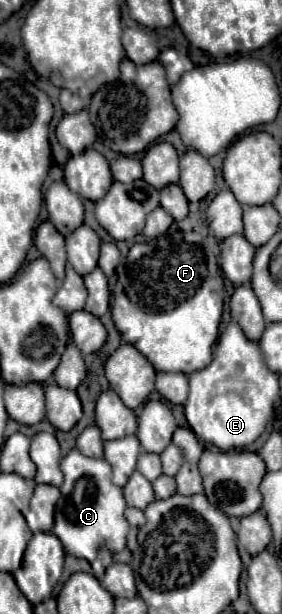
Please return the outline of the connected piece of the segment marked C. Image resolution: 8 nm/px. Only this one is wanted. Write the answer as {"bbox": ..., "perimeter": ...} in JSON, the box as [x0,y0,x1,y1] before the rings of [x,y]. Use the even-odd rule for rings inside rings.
{"bbox":[52,449,128,561],"perimeter":[[[72,449],[62,461],[60,469],[64,473],[64,483],[60,487],[60,503],[56,503],[54,529],[52,533],[62,541],[64,551],[94,561],[98,549],[106,547],[112,553],[122,551],[126,547],[128,521],[124,519],[126,501],[122,489],[112,483],[112,473],[106,459],[88,459],[80,455],[80,451]]]}

